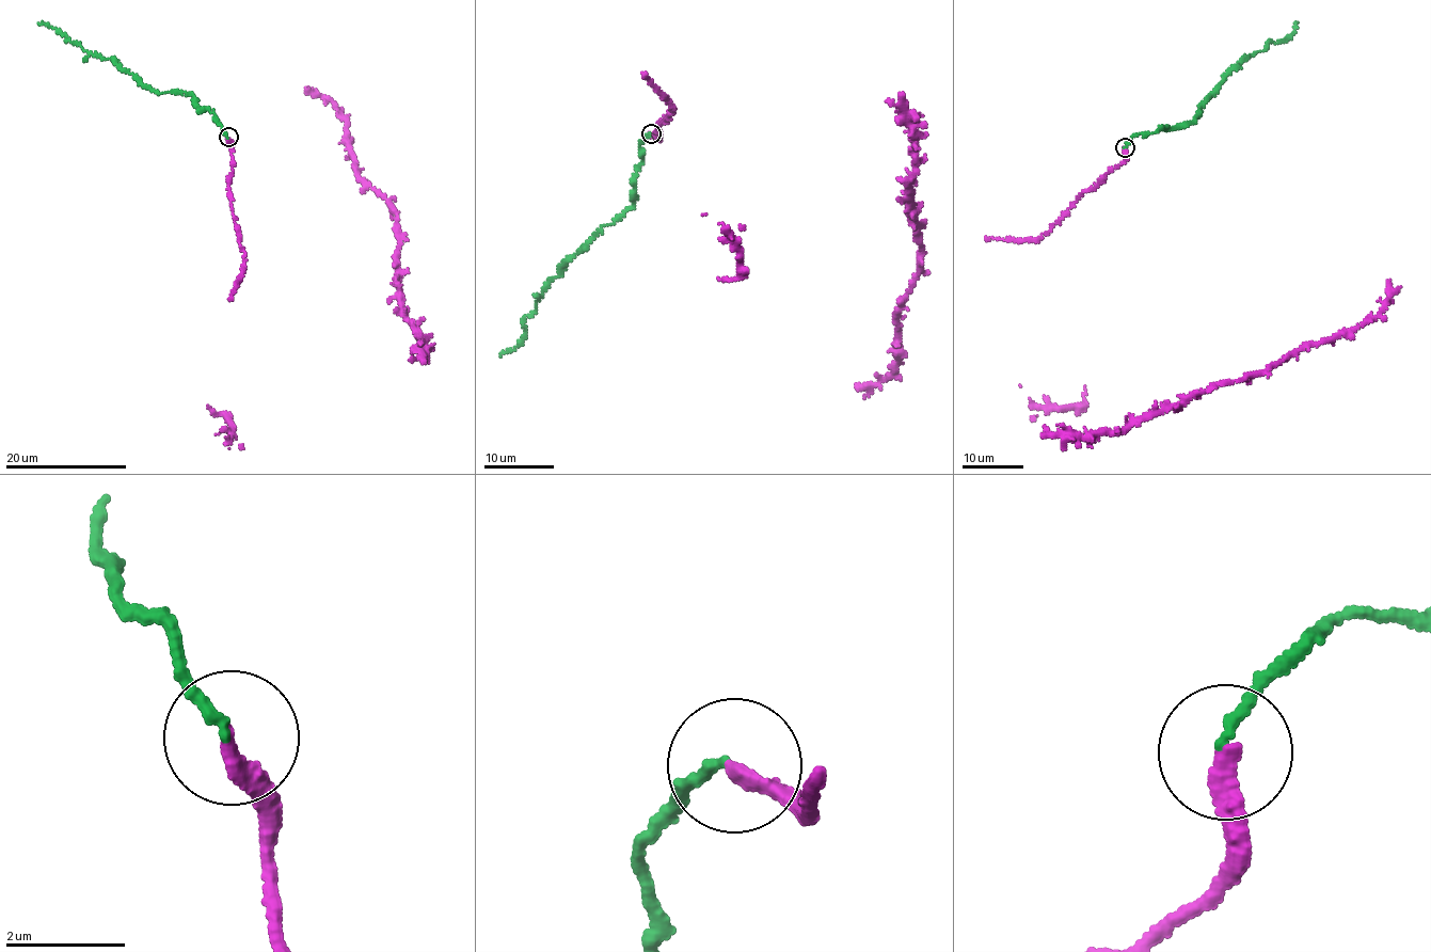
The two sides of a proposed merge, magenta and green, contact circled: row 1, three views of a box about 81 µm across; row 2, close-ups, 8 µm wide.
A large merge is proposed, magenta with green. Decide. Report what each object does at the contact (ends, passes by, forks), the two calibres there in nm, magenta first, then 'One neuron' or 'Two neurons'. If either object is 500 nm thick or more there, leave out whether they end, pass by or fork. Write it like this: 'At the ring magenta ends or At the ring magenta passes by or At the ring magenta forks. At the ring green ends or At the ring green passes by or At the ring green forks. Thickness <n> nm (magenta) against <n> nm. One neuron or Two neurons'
At the ring magenta ends. At the ring green ends. Thickness 300 nm (magenta) against 180 nm. Two neurons

